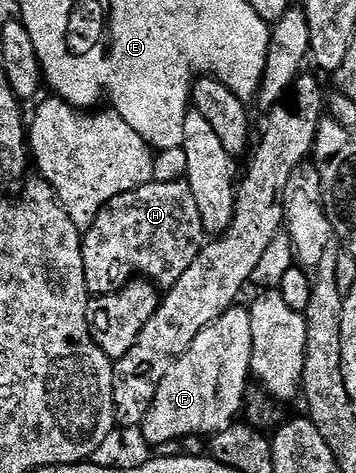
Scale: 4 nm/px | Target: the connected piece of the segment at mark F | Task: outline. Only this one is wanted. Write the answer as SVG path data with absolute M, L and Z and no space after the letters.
M250 308L225 311L189 347L189 351L161 379L157 395L145 415L141 432L151 445L182 442L189 437L210 438L236 424L249 396L247 380L252 380L253 323Z

